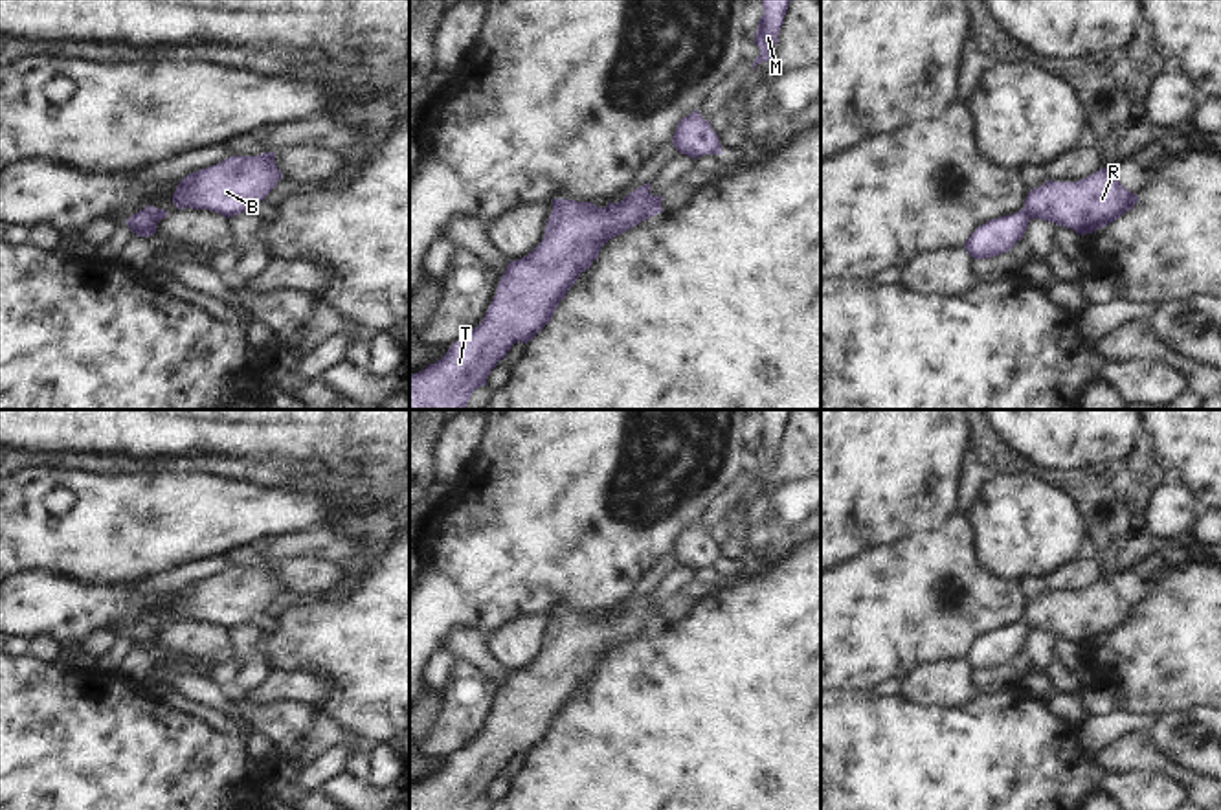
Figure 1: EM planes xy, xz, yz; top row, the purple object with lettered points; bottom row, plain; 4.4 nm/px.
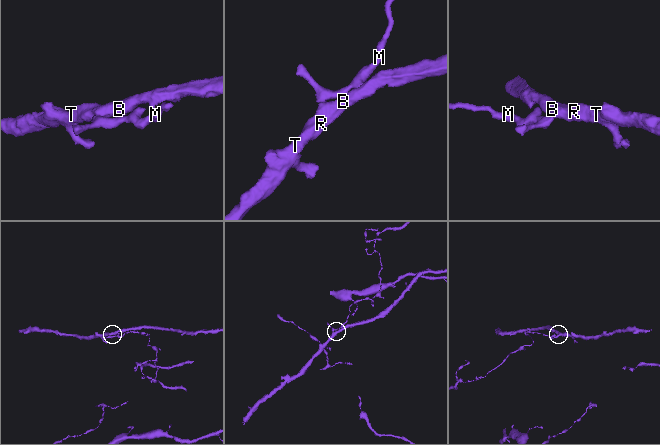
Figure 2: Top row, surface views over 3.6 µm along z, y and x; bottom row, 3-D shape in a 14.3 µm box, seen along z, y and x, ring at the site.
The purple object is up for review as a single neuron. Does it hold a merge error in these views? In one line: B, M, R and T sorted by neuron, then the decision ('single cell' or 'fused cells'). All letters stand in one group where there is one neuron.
B R T / M | fused cells

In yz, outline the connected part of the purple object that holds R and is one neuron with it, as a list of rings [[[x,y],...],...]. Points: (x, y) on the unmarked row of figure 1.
[[[1103,579],[1078,593],[1045,593],[1028,602],[1025,623],[1067,637],[1080,645],[1092,645],[1133,621],[1138,606],[1127,602],[1111,579]]]

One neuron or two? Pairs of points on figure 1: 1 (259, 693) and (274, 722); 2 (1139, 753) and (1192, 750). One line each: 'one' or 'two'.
1: two
2: two

